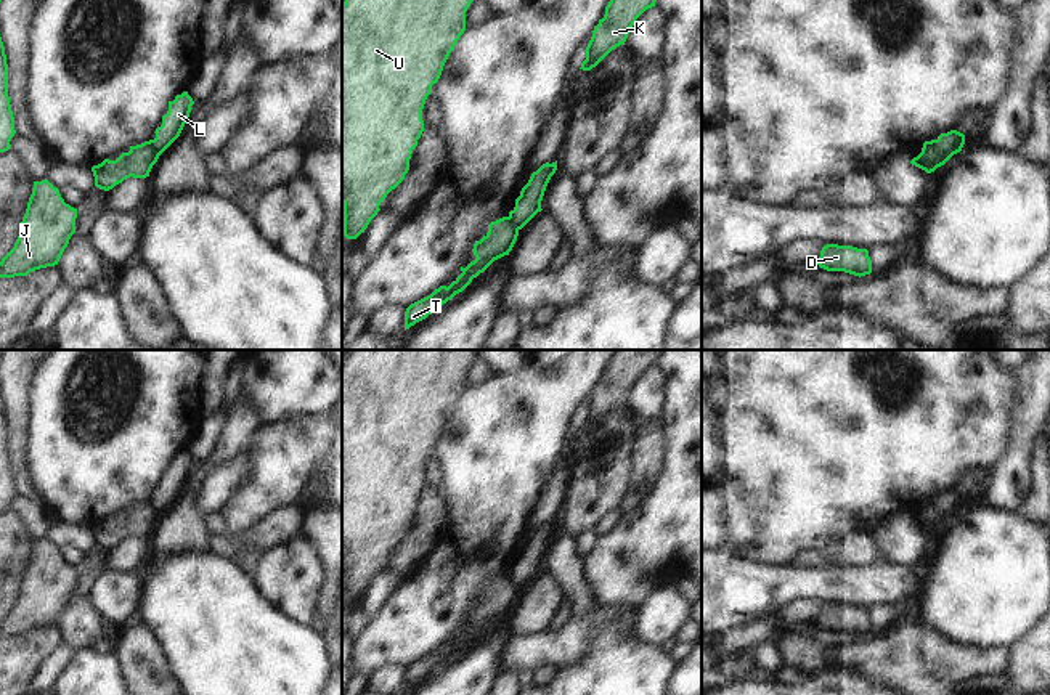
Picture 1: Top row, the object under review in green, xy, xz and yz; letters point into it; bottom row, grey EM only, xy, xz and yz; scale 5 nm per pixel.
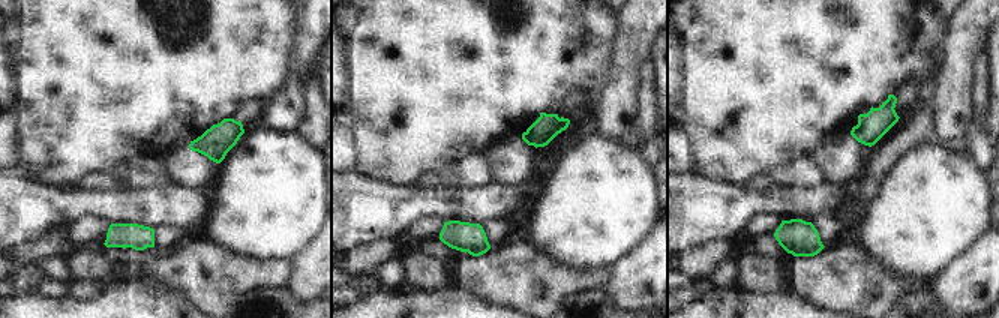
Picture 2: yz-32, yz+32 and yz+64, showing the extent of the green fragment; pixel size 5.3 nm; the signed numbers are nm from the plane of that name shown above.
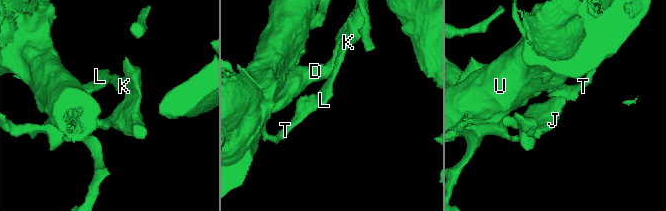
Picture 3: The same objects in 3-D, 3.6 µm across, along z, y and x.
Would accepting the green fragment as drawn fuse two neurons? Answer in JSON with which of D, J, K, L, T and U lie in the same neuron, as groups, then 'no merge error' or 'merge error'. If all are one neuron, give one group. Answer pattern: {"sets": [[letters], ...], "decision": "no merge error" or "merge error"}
{"sets": [["D", "J", "K", "L"], ["T", "U"]], "decision": "merge error"}

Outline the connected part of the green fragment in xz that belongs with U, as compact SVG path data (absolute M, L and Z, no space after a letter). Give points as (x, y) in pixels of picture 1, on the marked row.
M345 0L342 3L342 204L344 236L356 239L377 215L381 202L395 189L409 170L409 159L424 132L422 109L432 85L438 82L443 66L456 42L466 30L466 11L474 0Z

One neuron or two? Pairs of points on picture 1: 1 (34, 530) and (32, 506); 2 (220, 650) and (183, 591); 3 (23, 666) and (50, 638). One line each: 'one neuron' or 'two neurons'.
1: one neuron
2: one neuron
3: one neuron

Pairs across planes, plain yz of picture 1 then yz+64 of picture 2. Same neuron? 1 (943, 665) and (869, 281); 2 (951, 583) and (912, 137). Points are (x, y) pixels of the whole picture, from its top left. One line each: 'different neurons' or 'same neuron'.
1: same neuron
2: different neurons

